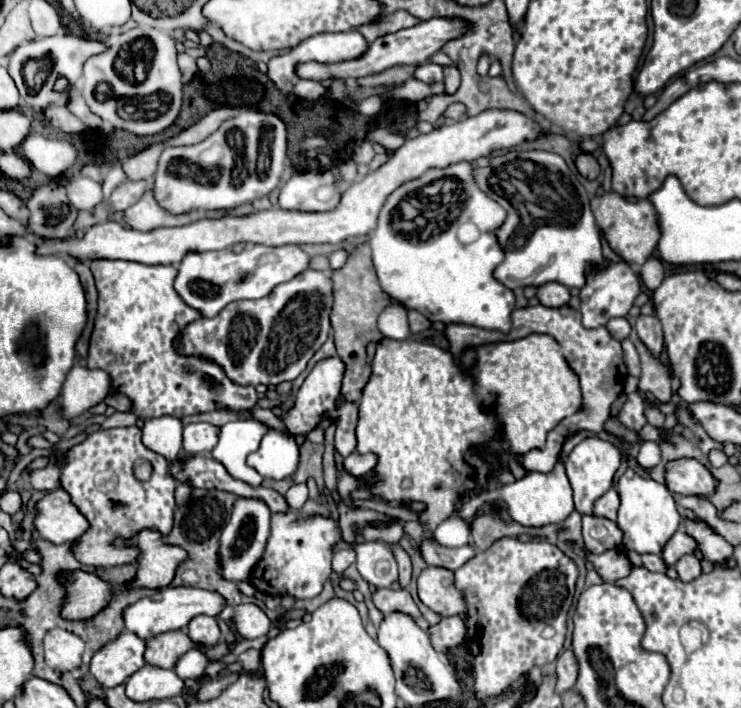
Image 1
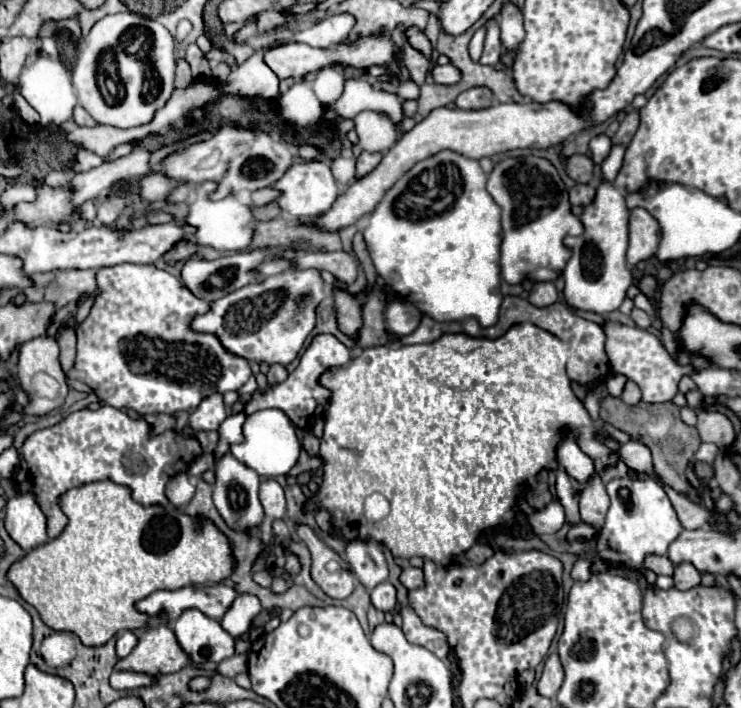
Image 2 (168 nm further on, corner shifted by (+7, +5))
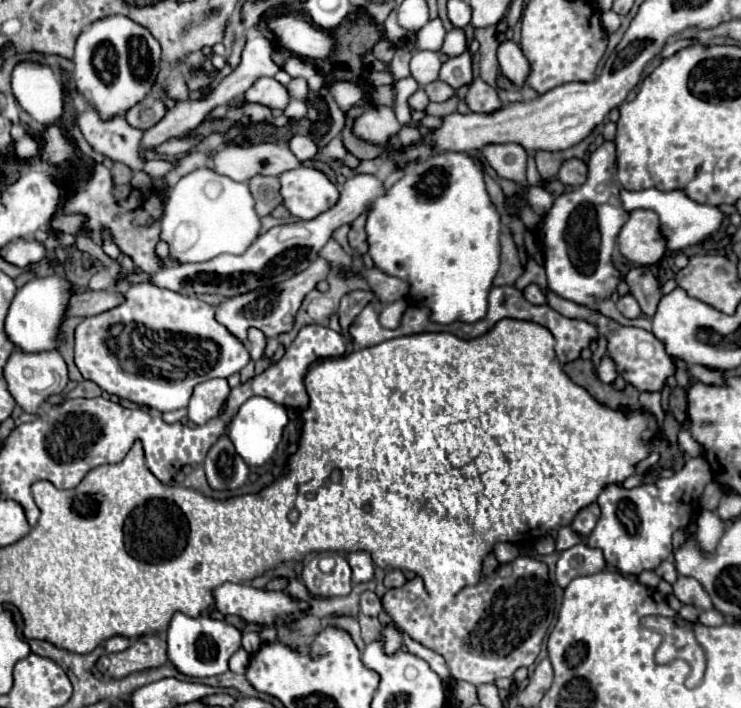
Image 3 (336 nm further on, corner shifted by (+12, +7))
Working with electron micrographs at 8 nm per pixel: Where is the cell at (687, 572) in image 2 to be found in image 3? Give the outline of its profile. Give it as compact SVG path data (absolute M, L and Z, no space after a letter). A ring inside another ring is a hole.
M678 576L678 580L672 584L672 590L674 590L674 596L682 604L692 604L700 610L712 610L714 608L710 596L704 592L700 582L692 580L690 576Z

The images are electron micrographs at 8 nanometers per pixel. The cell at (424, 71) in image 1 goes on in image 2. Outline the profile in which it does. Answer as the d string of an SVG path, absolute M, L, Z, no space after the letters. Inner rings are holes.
M447 64L447 66L433 66L433 72L431 72L433 80L437 84L457 84L461 80L461 72L453 66L453 64Z

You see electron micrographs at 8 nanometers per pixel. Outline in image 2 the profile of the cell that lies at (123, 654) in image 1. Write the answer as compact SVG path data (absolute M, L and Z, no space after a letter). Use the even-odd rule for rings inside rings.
M125 630L125 632L117 638L117 656L119 656L119 658L125 658L125 656L135 648L135 644L137 644L137 636L135 636L133 632Z

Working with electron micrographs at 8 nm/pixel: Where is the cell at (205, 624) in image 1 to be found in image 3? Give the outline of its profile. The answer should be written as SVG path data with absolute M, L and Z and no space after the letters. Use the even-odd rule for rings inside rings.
M176 612L168 626L168 658L186 676L218 676L228 670L228 658L240 648L240 638L242 632L224 620L210 618L208 614L192 618Z

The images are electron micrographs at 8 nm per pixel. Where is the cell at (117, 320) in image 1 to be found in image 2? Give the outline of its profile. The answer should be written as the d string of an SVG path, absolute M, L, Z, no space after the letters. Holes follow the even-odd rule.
M119 264L113 268L97 270L97 288L99 294L95 296L95 304L91 306L89 316L77 326L77 358L73 368L105 404L115 408L129 408L143 416L159 412L173 414L177 410L197 408L199 402L211 392L223 394L229 390L239 390L249 380L249 360L229 354L215 334L201 334L191 330L191 320L209 312L211 306L209 302L201 302L201 298L197 298L191 290L185 290L185 286L181 286L181 282L169 272L151 264ZM137 336L183 344L133 344Z

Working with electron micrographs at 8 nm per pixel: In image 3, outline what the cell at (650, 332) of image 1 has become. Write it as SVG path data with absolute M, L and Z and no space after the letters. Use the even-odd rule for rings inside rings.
M626 294L626 296L622 296L620 300L618 300L618 310L626 316L626 318L638 318L642 312L640 312L640 306L638 306L638 302L634 300L634 296L632 294Z

